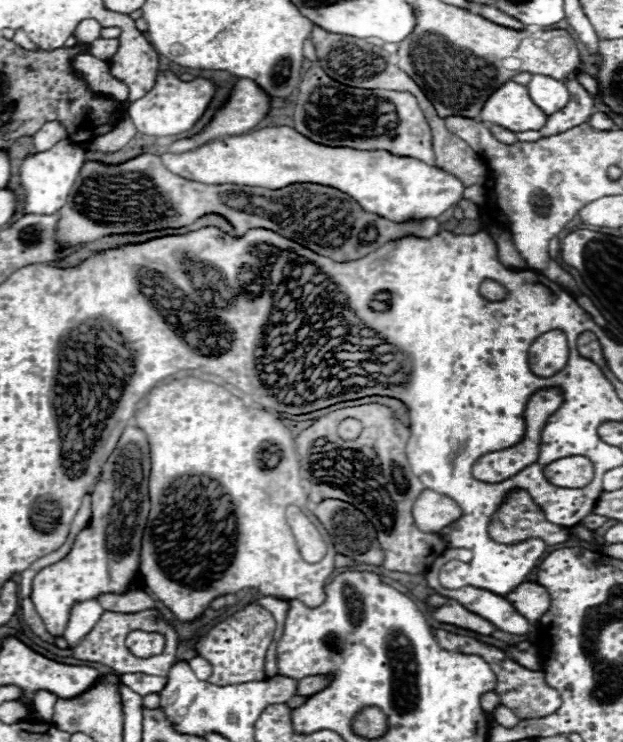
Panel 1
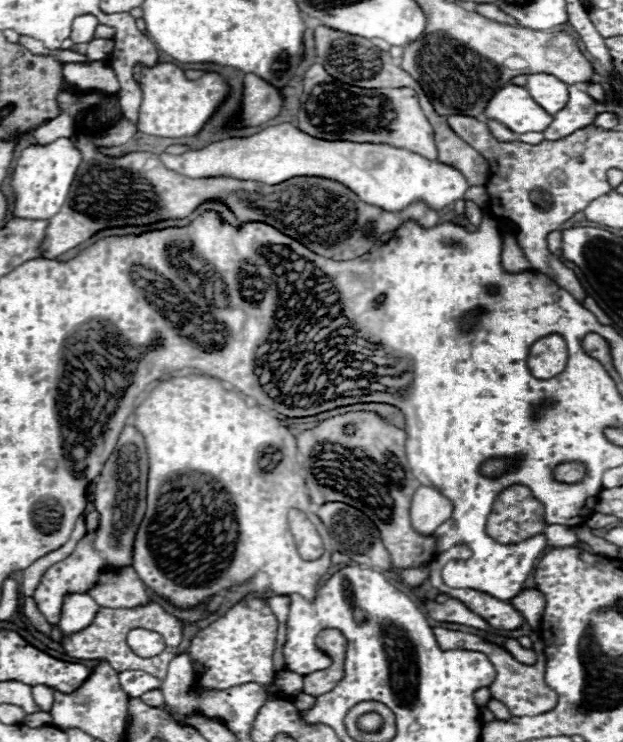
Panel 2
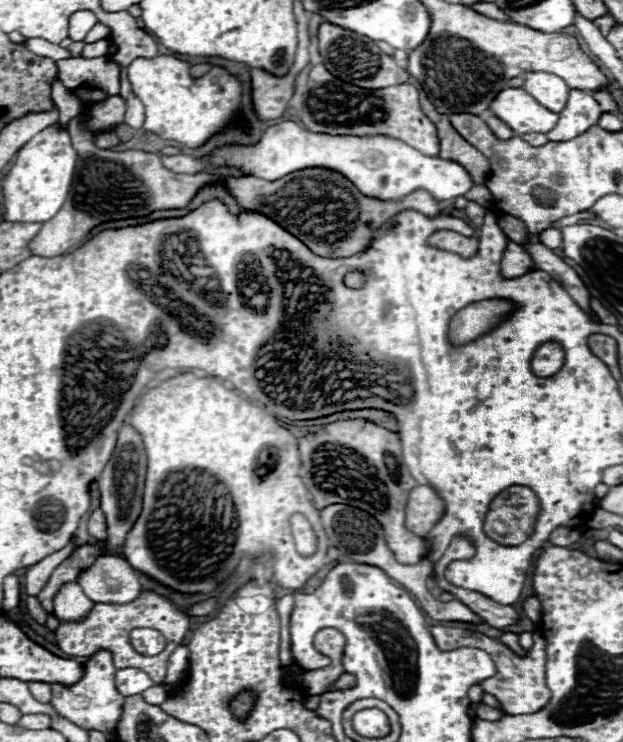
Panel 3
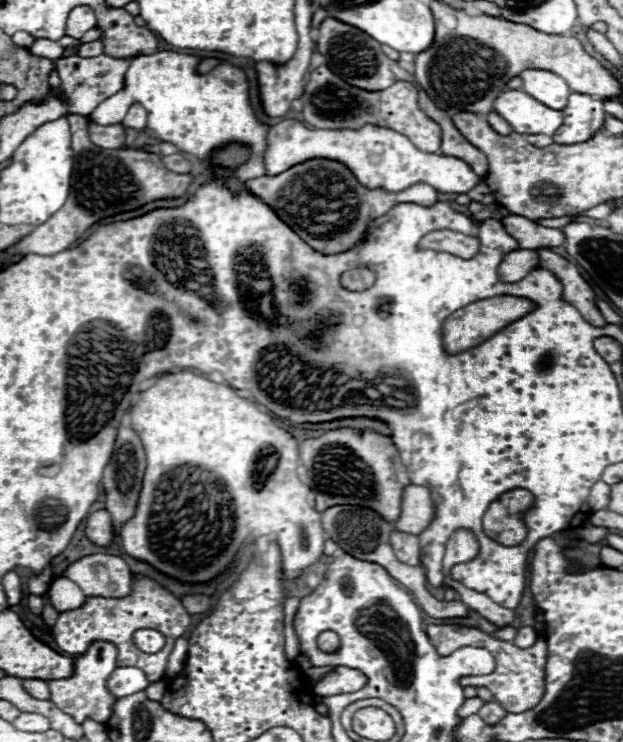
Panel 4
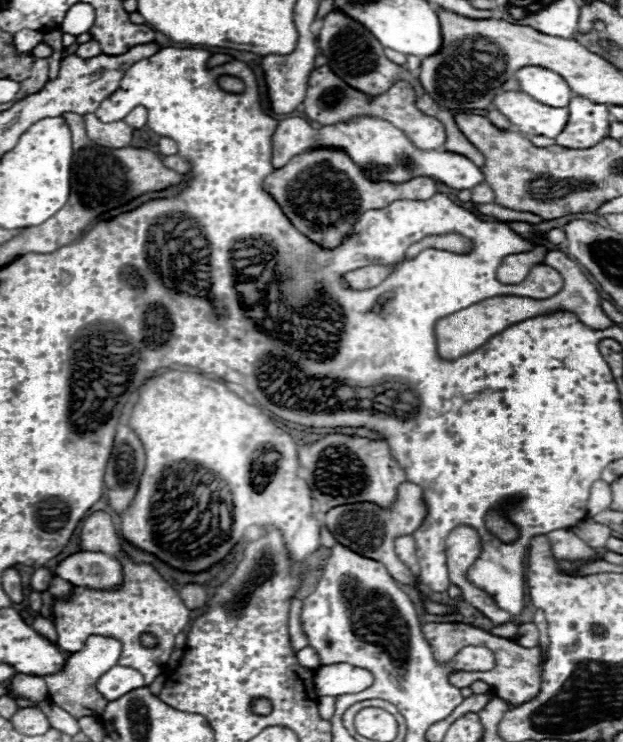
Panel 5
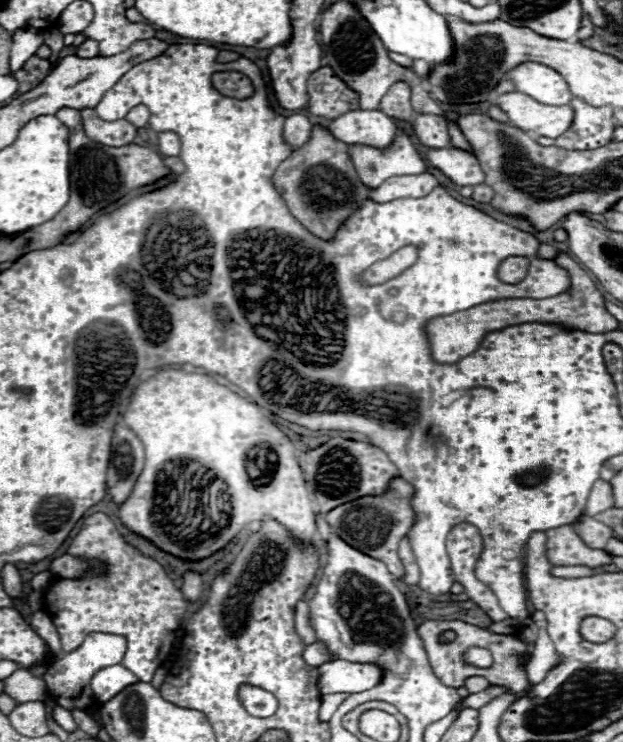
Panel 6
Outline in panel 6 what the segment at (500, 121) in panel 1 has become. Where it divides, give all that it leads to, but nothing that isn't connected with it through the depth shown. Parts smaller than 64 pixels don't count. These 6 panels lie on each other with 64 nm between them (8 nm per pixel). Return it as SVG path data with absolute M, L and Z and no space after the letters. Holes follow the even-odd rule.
M522 92L500 94L496 98L496 106L500 106L508 114L514 126L534 136L558 138L572 126L574 120L574 108L570 104L566 104L564 108L548 108L546 104L524 96Z

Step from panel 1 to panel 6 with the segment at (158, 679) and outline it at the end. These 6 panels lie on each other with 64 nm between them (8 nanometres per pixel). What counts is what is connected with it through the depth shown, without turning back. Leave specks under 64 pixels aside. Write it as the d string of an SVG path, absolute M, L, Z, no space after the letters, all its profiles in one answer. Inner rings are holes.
M116 664L116 666L106 666L106 668L98 670L90 680L90 688L100 702L108 702L122 688L126 688L128 684L134 684L134 682L138 682L138 678L122 664Z

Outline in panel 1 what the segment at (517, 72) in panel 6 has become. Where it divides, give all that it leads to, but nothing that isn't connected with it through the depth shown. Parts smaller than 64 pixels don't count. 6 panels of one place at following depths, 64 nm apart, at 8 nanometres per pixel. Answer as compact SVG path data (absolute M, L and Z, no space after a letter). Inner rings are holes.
M544 74L532 76L532 80L528 82L528 92L530 92L530 98L536 102L536 106L548 116L562 110L570 98L564 82Z

